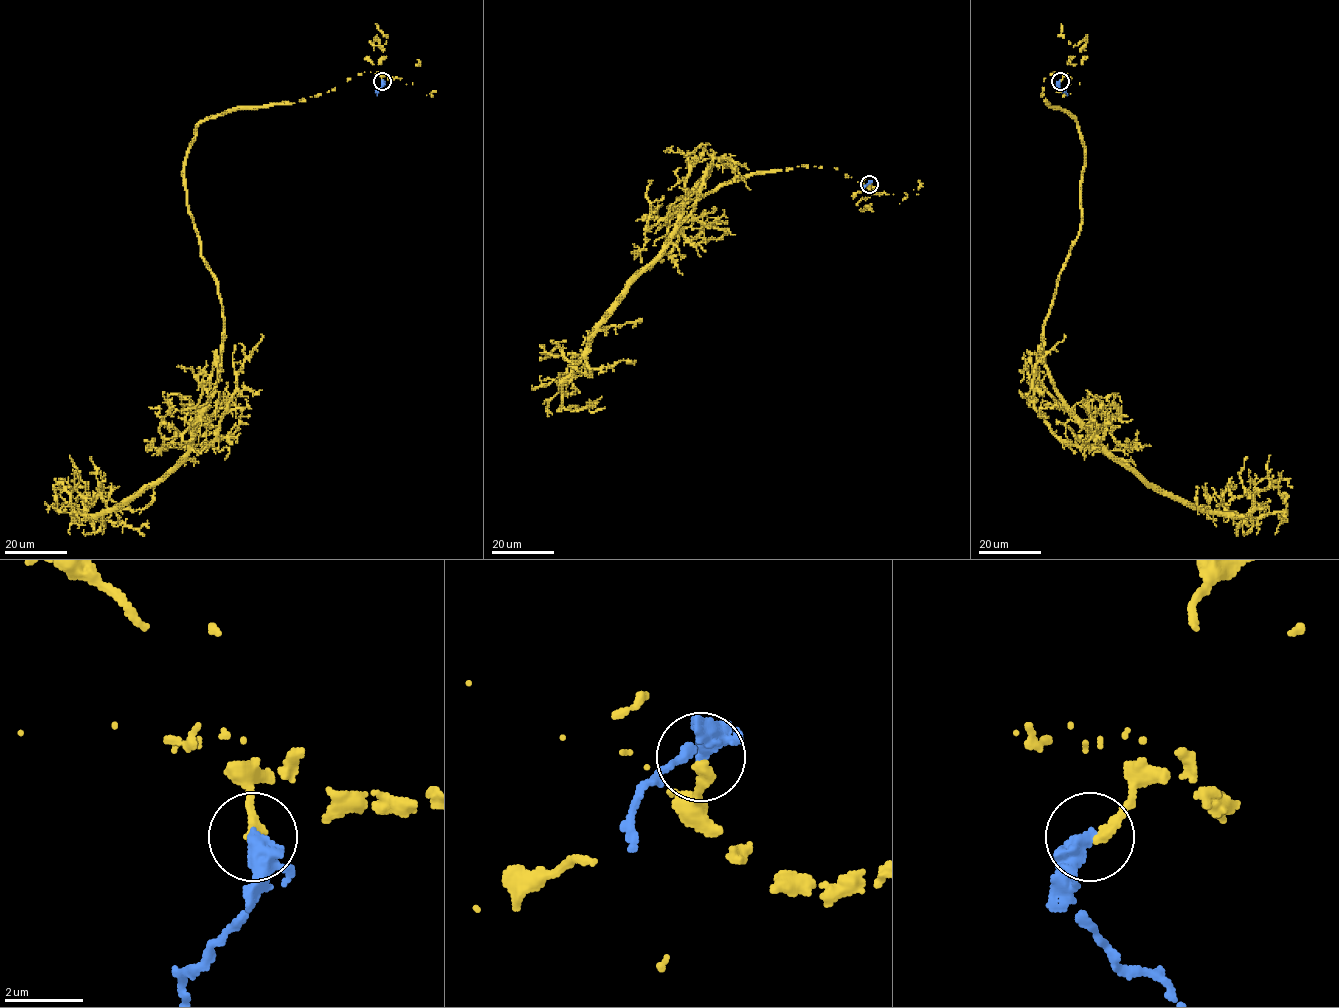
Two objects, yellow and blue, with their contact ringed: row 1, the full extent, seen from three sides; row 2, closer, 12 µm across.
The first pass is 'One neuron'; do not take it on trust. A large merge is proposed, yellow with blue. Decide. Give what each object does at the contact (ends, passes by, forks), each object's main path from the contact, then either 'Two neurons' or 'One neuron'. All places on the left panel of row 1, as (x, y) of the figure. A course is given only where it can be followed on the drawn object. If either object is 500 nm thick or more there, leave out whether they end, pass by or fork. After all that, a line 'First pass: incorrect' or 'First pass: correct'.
At the ring yellow ends. At the ring blue ends. Course of yellow: (382, 81), (197, 126), (187, 209), (222, 362), (190, 449), (76, 518), (100, 471). Course of blue: (382, 81), (377, 95). One neuron
First pass: correct

